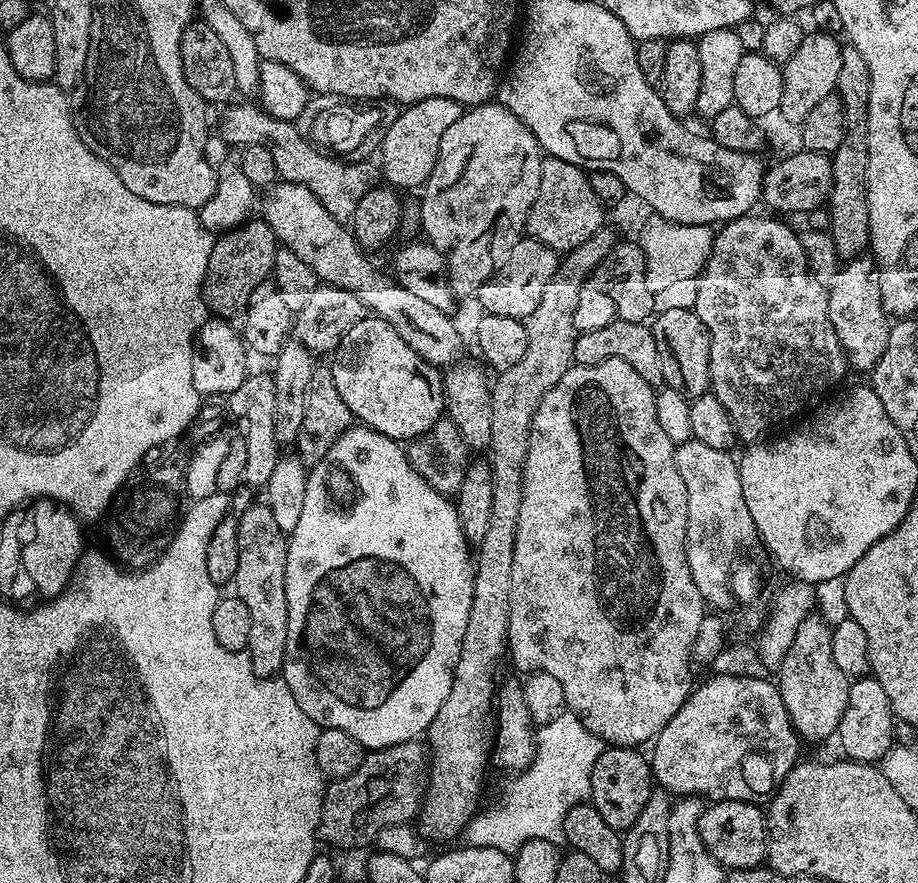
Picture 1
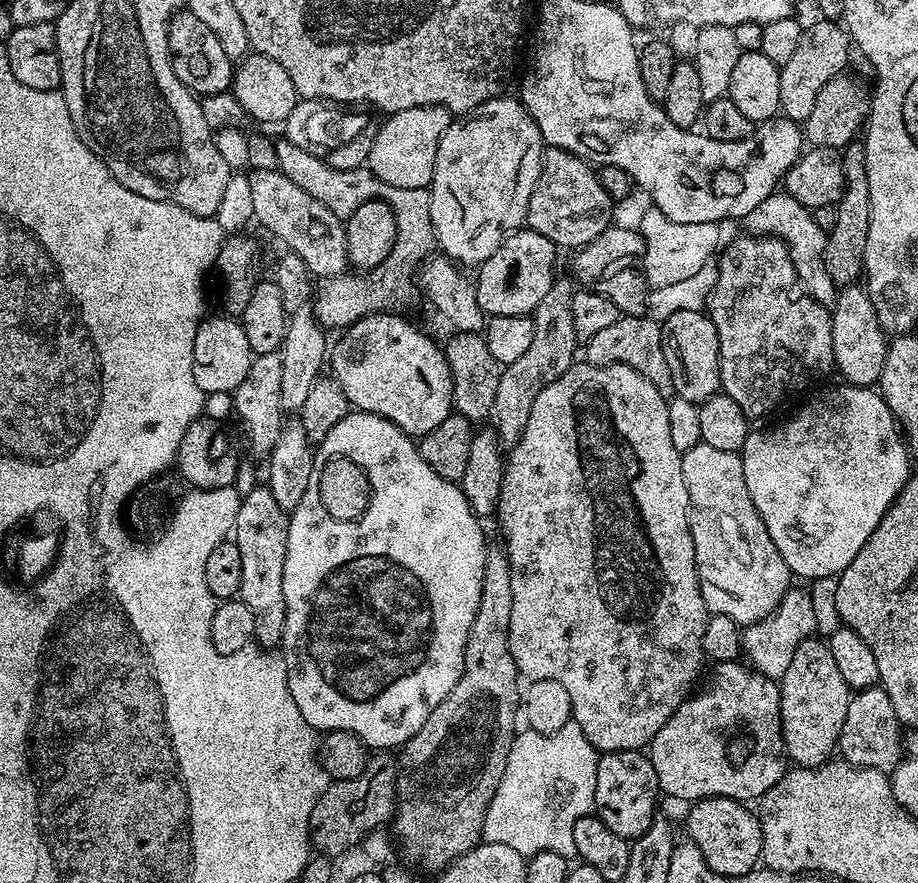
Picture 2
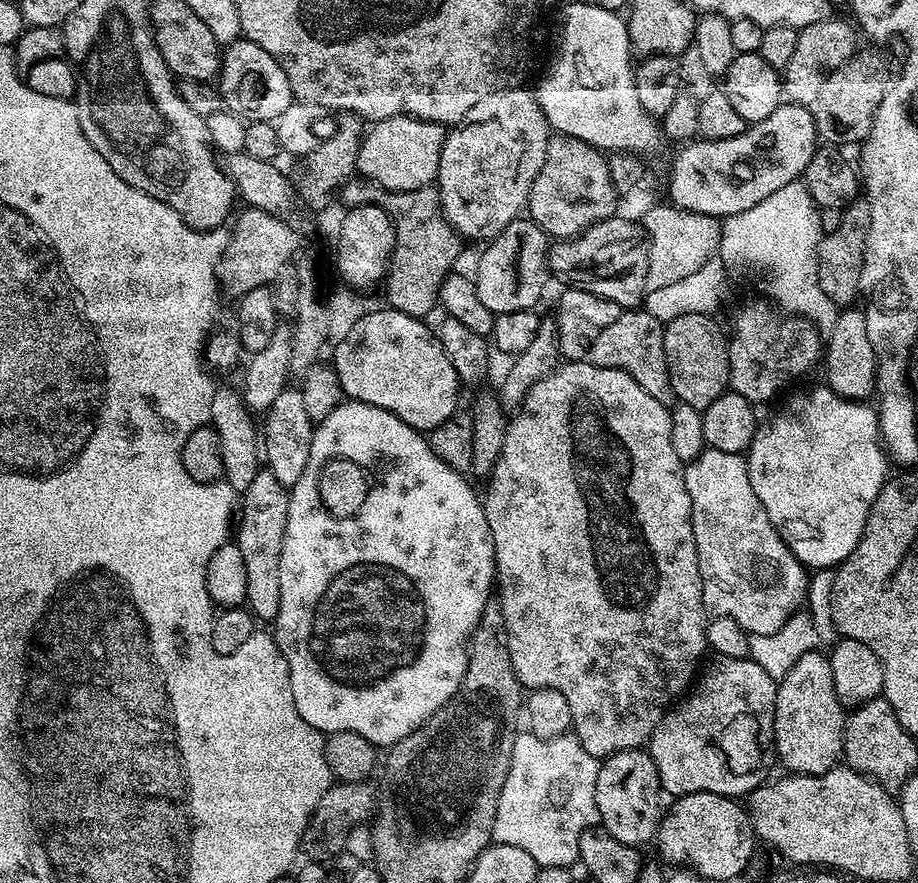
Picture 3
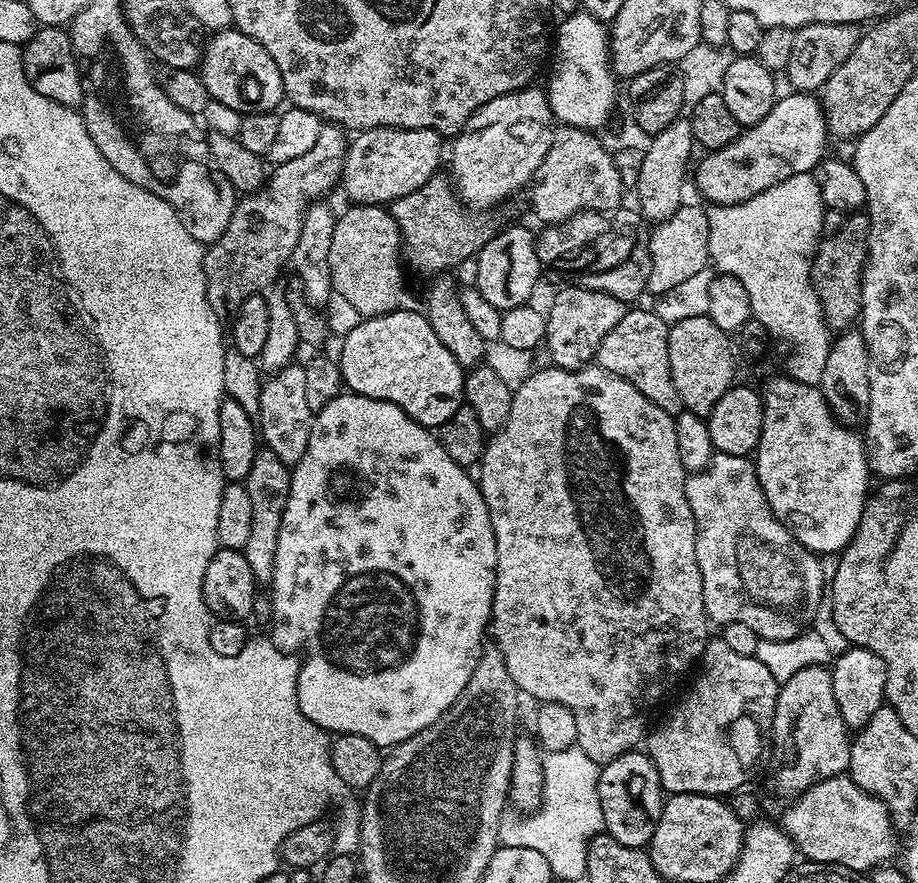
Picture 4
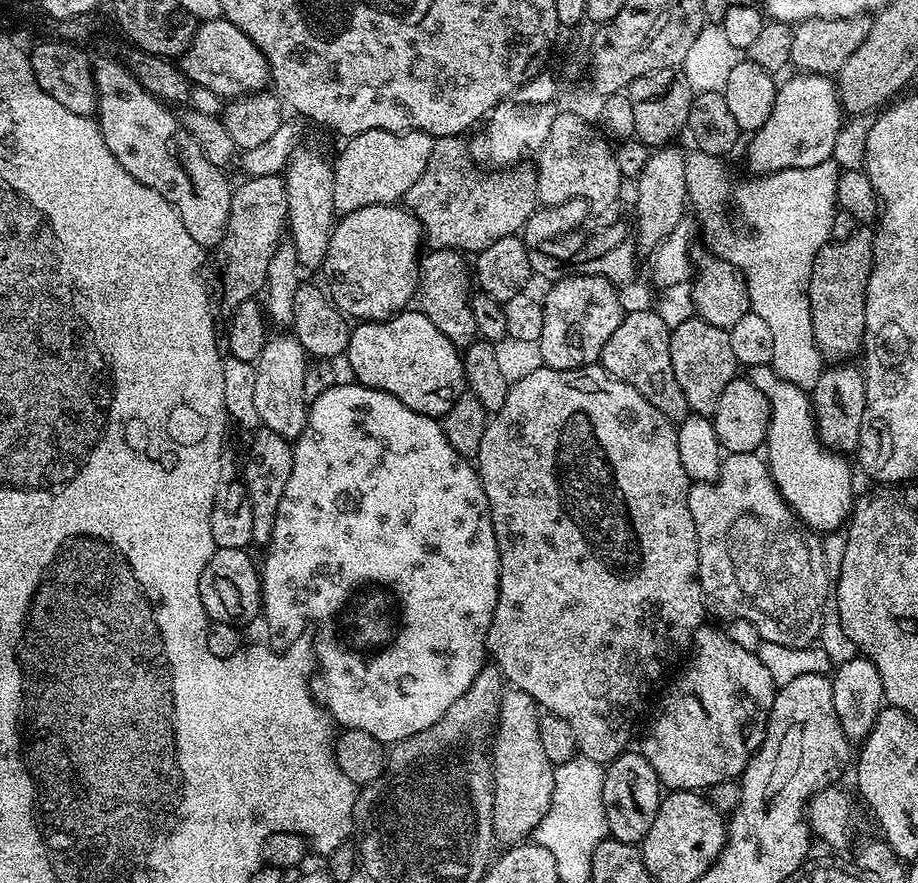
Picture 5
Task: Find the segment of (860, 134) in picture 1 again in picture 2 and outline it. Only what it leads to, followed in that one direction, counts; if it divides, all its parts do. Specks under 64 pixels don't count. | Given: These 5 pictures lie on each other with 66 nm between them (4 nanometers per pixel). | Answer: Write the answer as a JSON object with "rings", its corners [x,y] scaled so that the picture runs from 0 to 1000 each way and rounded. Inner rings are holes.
{"rings":[[[929,161],[918,169],[919,219],[910,231],[912,246],[908,260],[902,264],[898,296],[900,310],[913,324],[928,324],[938,316],[943,288],[943,265],[948,265],[948,206],[943,202],[940,162]]]}

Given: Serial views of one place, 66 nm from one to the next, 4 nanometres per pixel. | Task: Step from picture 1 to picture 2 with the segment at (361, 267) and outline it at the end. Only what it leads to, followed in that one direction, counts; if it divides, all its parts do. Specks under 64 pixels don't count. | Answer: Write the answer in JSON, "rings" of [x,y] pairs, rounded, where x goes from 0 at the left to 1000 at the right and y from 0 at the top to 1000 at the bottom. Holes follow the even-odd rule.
{"rings":[[[301,190],[278,193],[271,198],[273,227],[277,228],[277,249],[292,263],[297,263],[317,289],[332,298],[344,315],[361,315],[376,311],[380,302],[375,254],[346,224],[338,224],[329,211],[320,211],[312,197]]]}

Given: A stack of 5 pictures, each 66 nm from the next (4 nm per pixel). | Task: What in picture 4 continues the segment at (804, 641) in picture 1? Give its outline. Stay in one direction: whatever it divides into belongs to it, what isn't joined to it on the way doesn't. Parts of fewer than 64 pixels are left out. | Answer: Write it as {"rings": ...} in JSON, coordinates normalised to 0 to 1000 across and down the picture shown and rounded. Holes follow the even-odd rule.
{"rings":[[[899,753],[878,754],[869,759],[859,771],[850,775],[850,785],[845,792],[845,803],[841,814],[840,851],[850,856],[859,856],[859,861],[845,874],[845,888],[854,901],[862,903],[878,896],[893,883],[923,875],[926,863],[926,827],[917,818],[913,795],[908,795],[908,772],[906,762]]]}

